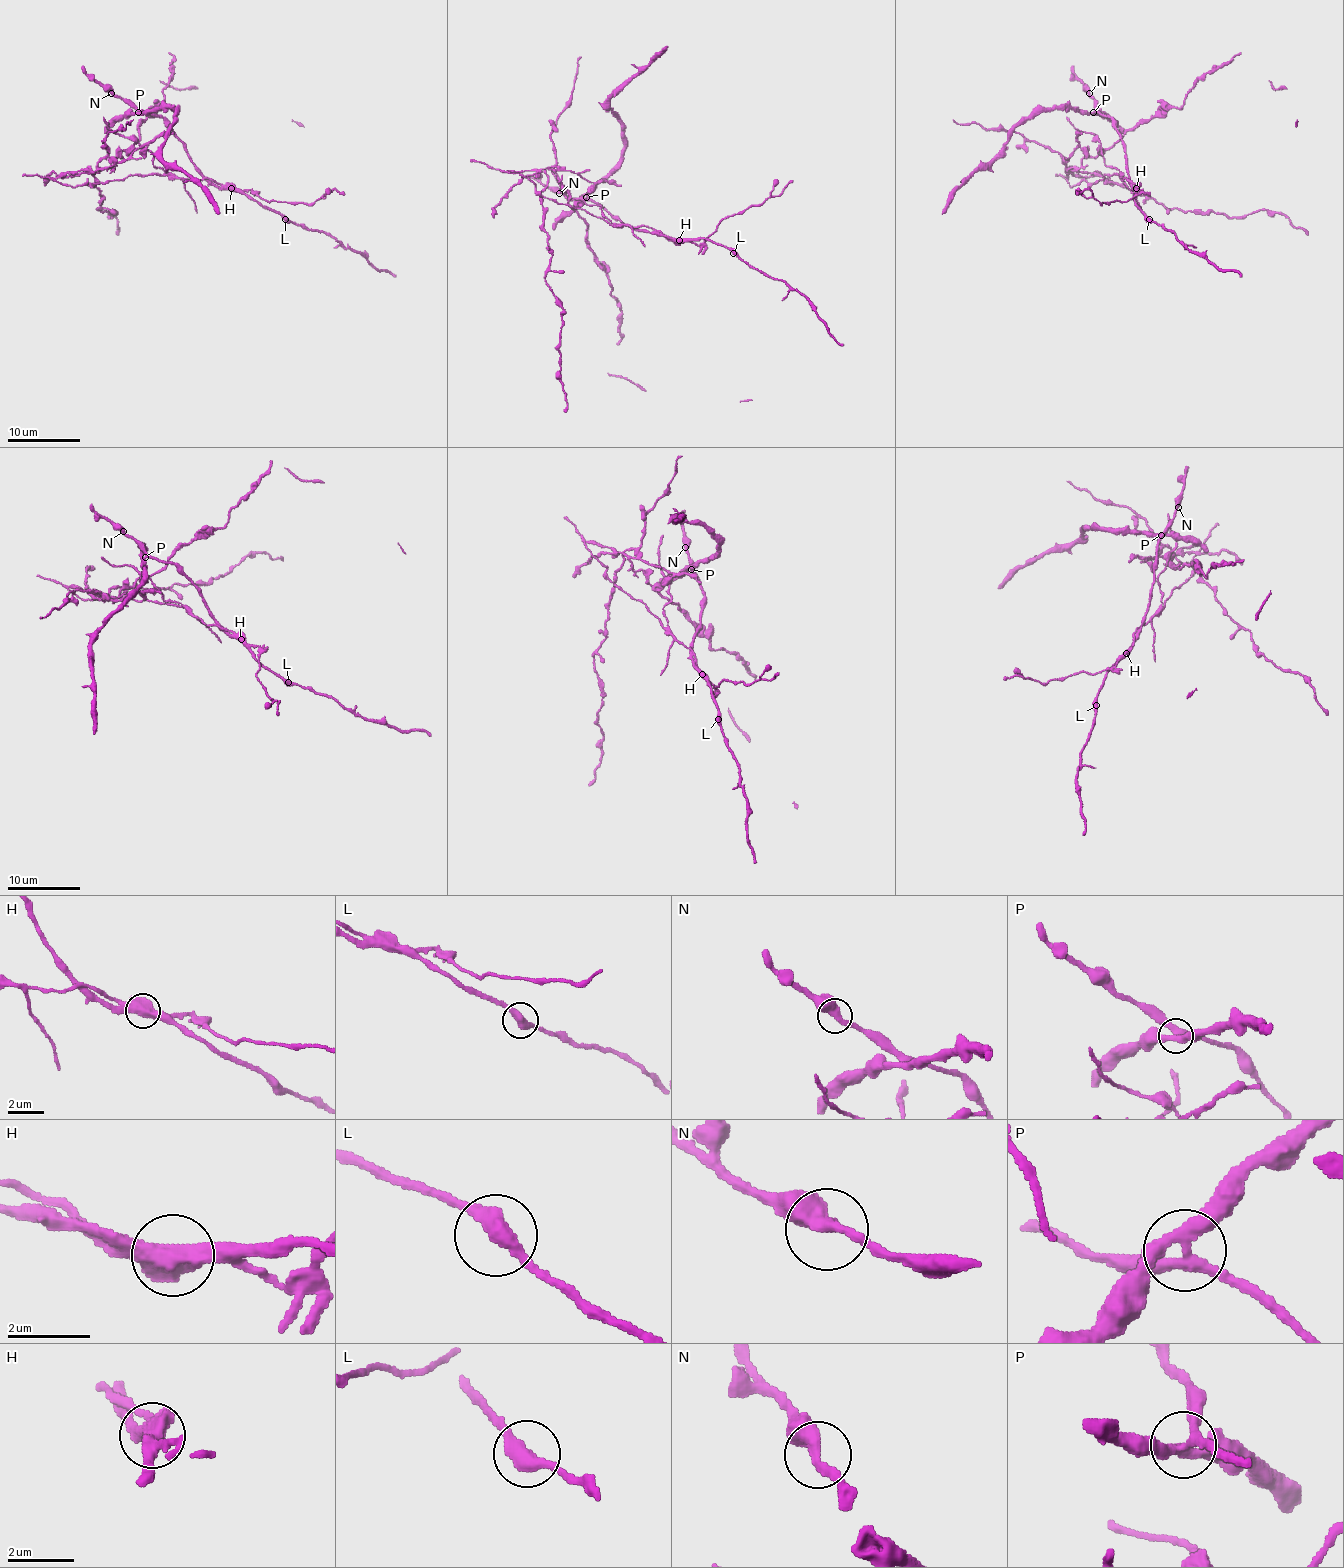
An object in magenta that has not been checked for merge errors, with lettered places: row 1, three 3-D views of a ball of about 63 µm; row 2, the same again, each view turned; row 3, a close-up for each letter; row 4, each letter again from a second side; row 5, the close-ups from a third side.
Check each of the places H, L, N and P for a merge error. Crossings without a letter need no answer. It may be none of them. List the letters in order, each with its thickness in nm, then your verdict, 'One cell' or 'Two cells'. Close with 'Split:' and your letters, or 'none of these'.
H: Thickness 600 nm. Two cells
L: Thickness 440 nm. One cell
N: Thickness 400 nm. One cell
P: Thickness 360 nm. Two cells
Split: H, P

